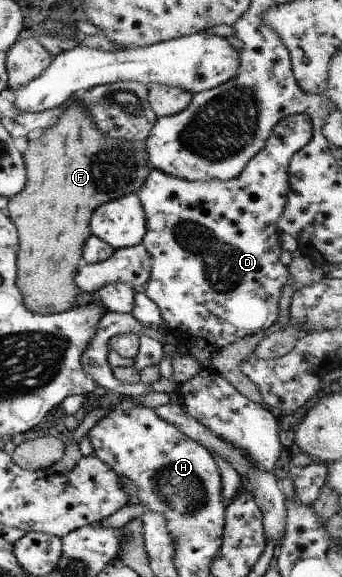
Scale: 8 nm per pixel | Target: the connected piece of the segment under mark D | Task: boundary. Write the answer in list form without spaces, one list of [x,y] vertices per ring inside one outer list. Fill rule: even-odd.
[[[293,114],[292,116],[279,120],[272,128],[269,137],[266,139],[265,145],[253,156],[241,172],[236,174],[233,179],[227,181],[207,180],[207,181],[187,181],[179,178],[165,175],[159,170],[150,168],[145,176],[141,187],[136,191],[135,195],[140,201],[145,218],[145,233],[142,239],[143,247],[147,250],[150,257],[150,272],[145,282],[145,290],[143,293],[150,299],[159,309],[160,316],[166,325],[169,335],[178,344],[187,348],[196,347],[201,349],[205,347],[212,352],[229,345],[232,341],[238,340],[245,336],[253,336],[257,331],[267,329],[270,325],[275,325],[277,317],[279,317],[279,297],[280,289],[287,283],[288,269],[279,261],[281,246],[279,236],[281,232],[277,229],[277,220],[284,208],[284,201],[289,189],[288,184],[288,163],[290,157],[301,149],[312,136],[312,123],[307,114]]]

